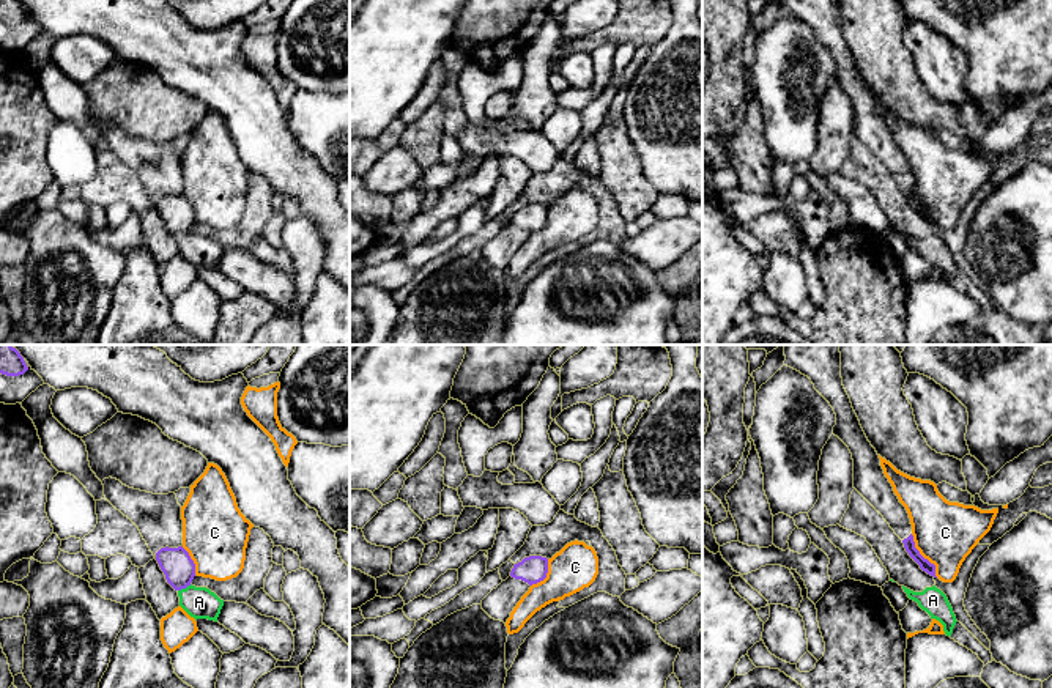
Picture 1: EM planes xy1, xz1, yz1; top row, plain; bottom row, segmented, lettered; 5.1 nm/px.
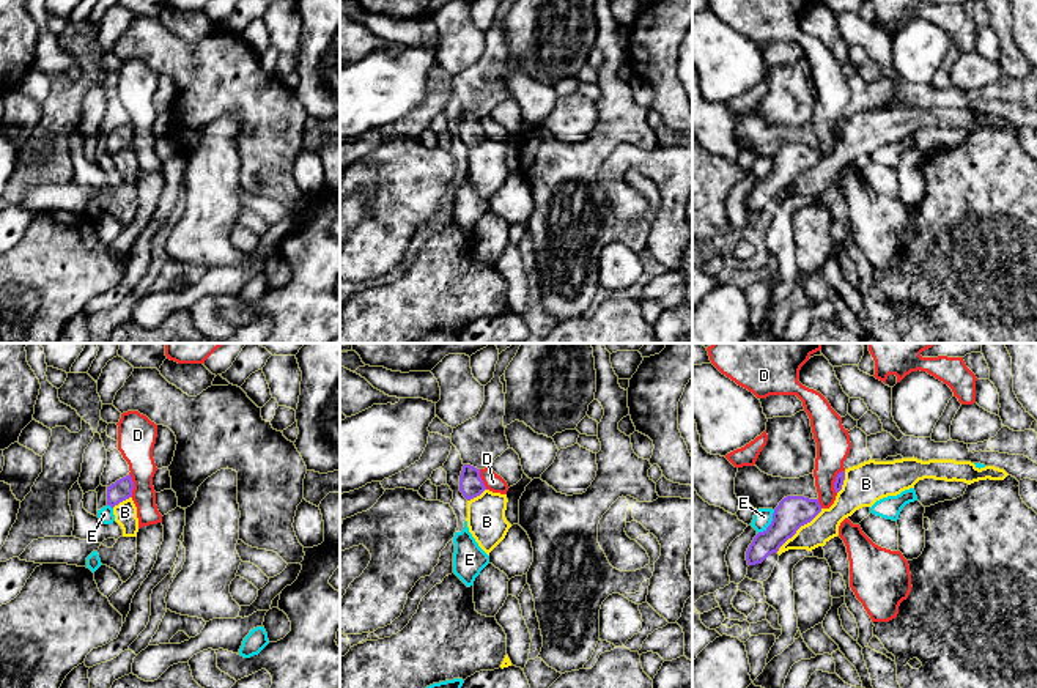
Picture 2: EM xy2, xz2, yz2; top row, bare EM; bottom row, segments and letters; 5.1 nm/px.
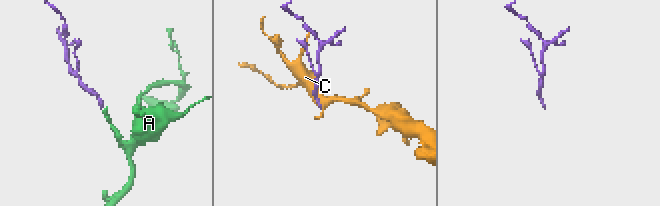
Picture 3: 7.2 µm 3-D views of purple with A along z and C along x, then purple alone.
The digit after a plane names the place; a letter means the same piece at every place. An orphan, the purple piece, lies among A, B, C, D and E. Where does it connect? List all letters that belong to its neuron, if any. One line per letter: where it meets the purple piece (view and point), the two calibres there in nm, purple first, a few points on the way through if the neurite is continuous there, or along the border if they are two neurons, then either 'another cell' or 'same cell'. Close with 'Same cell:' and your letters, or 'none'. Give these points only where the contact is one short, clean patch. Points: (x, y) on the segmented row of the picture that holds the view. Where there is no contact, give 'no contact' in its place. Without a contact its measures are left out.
A: xy1 (185, 588) | 160/160 nm | across xy1 (175, 562), (185, 588), (199, 602) | same cell
B: yz2 (798, 528) | 160/140 nm | another cell
C: yz1 (922, 556) | 60/320 nm | along yz1 (911, 534), (915, 548), (934, 565), (937, 577) | another cell
D: yz2 (836, 480) | 50/180 nm | along yz2 (844, 469), (836, 477), (836, 493) | another cell
E: yz2 (771, 523) | 160/90 nm | another cell
Same cell: A

